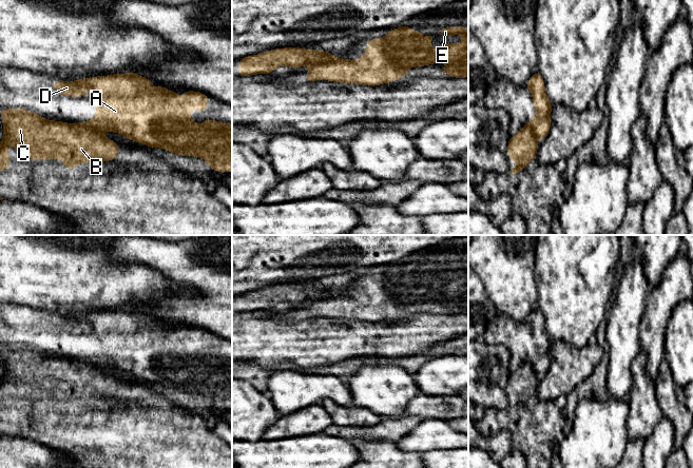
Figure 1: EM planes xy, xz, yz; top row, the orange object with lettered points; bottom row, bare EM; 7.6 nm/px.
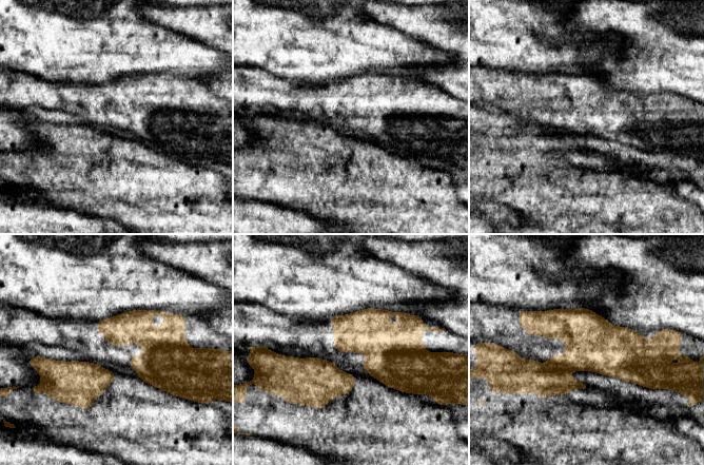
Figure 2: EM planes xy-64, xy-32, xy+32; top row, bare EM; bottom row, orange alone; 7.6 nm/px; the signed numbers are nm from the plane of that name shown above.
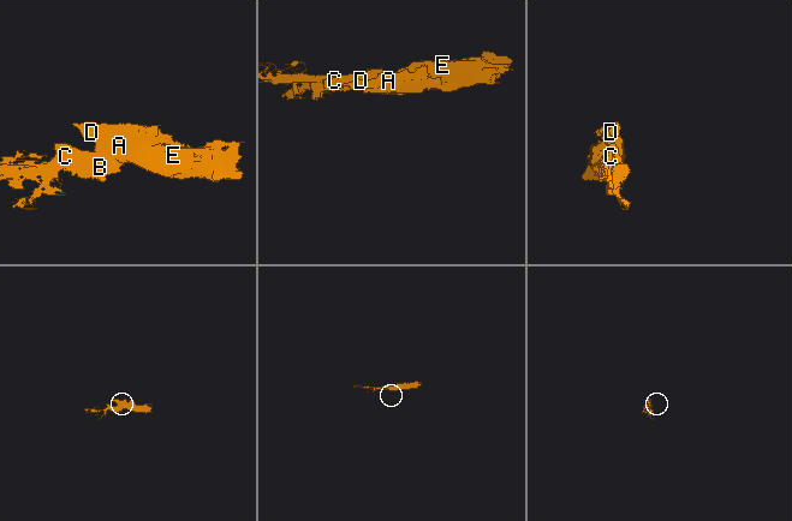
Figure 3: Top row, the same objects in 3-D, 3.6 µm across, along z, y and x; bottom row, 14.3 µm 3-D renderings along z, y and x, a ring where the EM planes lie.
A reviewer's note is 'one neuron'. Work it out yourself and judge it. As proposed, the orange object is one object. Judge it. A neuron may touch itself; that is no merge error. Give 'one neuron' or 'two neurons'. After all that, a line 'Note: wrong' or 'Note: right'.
two neurons
Note: wrong

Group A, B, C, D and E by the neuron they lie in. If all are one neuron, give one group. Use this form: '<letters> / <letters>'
A D E / B C

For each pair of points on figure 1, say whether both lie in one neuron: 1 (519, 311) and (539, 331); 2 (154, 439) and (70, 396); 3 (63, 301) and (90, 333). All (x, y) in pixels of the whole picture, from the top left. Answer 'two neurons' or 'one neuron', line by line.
1: two neurons
2: one neuron
3: two neurons

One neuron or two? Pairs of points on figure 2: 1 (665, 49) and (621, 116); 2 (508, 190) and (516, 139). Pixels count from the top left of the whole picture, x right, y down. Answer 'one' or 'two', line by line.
1: two
2: one

